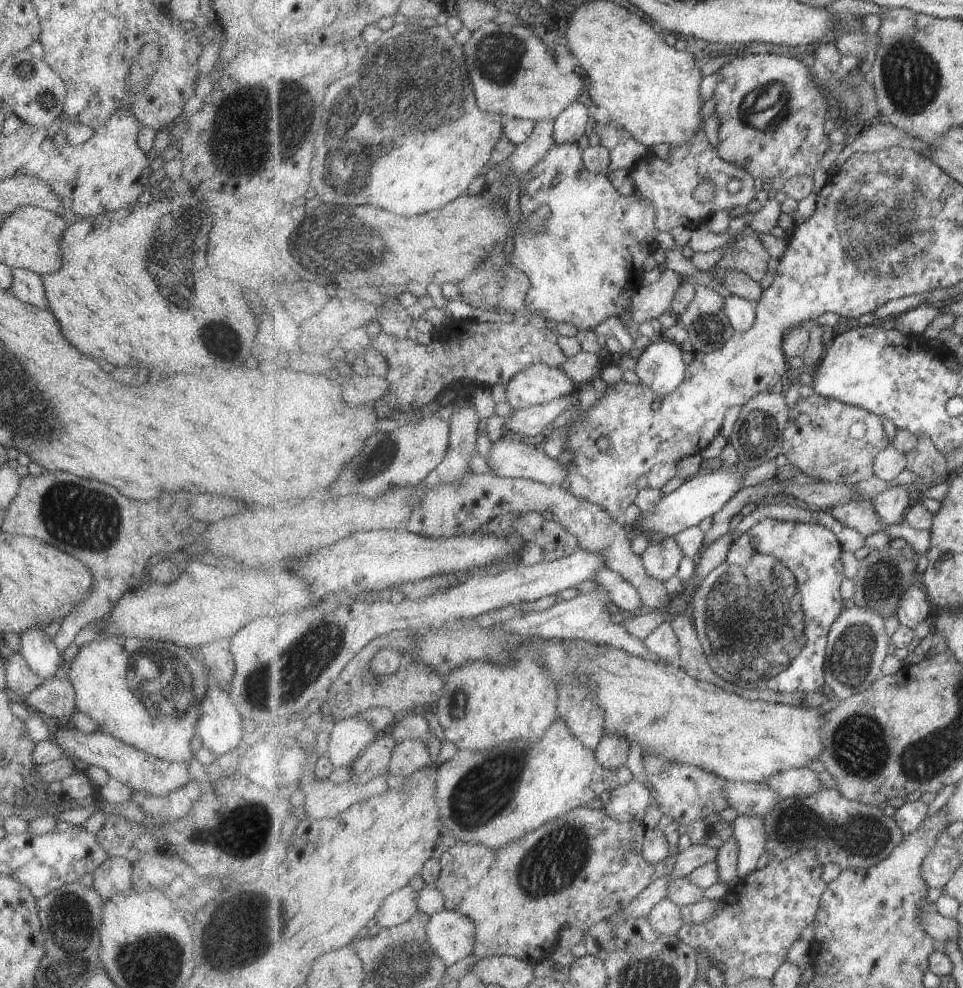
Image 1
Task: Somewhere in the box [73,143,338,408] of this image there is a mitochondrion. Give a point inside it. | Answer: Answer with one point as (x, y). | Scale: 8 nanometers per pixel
(171, 264)

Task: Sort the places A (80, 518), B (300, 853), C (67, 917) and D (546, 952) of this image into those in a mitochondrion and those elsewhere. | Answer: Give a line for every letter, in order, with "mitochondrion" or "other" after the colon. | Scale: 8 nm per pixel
A: mitochondrion
B: other
C: mitochondrion
D: other

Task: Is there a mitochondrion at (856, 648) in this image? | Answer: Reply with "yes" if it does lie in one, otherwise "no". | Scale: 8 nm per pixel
yes

